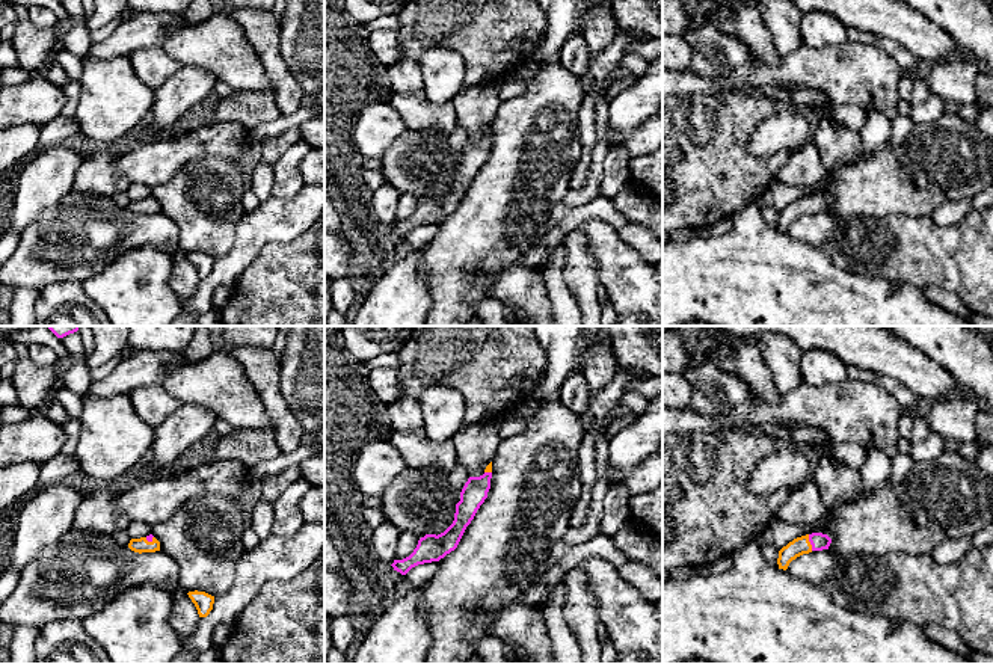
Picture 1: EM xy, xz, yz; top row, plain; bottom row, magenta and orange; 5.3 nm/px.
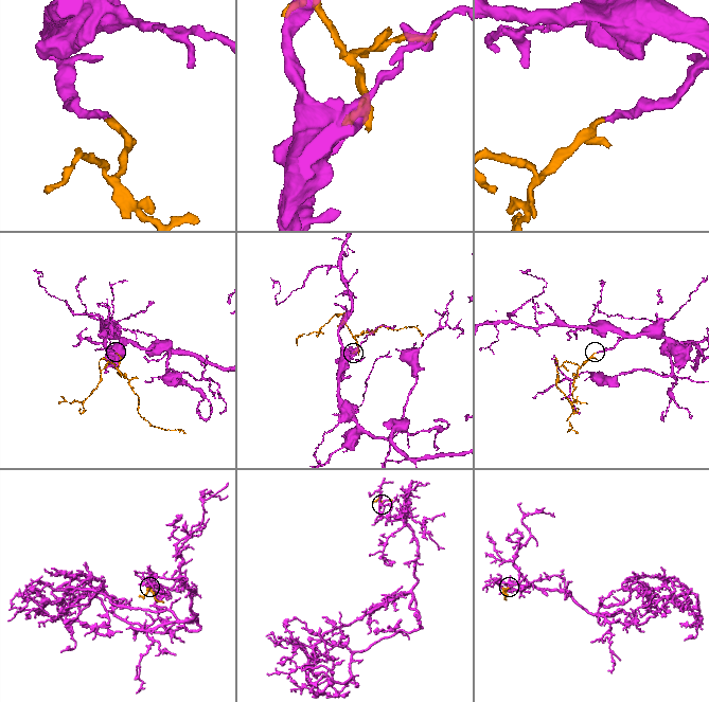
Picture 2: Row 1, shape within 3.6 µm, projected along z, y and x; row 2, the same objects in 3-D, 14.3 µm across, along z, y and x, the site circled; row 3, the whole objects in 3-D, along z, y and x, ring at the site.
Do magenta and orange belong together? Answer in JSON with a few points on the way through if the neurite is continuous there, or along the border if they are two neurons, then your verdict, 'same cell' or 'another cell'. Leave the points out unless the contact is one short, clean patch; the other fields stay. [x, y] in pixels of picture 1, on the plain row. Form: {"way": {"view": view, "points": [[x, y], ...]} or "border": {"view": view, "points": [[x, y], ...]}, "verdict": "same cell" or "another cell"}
{"way": {"view": "yz", "points": [[818, 202], [809, 202], [800, 207]]}, "verdict": "same cell"}

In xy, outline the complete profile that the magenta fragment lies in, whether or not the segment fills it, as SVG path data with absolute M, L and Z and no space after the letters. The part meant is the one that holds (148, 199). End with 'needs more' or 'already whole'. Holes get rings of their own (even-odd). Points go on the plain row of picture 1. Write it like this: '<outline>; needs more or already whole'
M149 196L146 199L131 201L128 210L139 216L155 214L160 213L160 204L152 196Z; needs more

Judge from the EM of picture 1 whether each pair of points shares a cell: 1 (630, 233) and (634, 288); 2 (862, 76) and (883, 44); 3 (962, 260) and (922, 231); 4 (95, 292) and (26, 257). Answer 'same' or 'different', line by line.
1: different
2: different
3: same
4: different

